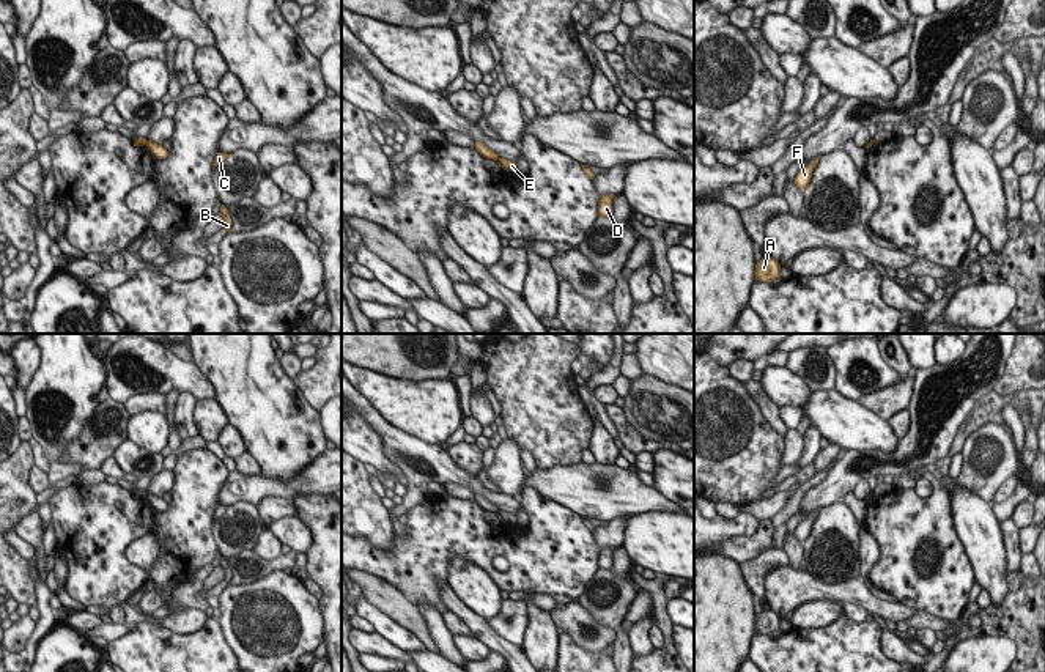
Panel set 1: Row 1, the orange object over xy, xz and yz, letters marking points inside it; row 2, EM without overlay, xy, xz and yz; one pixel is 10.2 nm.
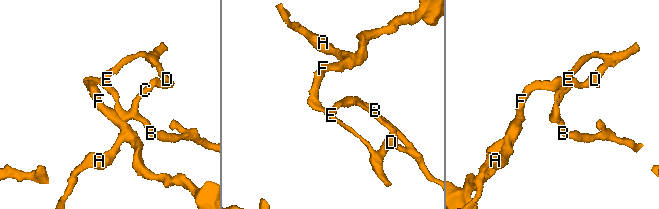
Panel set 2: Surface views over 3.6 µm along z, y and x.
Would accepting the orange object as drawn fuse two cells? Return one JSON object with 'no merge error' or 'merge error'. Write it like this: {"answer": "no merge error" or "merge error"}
{"answer": "merge error"}

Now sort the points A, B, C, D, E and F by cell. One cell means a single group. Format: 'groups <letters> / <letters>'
groups A F / B C D E

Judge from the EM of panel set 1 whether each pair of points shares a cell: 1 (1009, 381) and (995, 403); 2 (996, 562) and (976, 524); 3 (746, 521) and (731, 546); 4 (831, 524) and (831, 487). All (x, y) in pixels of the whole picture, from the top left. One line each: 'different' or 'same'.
1: different
2: same
3: different
4: different

